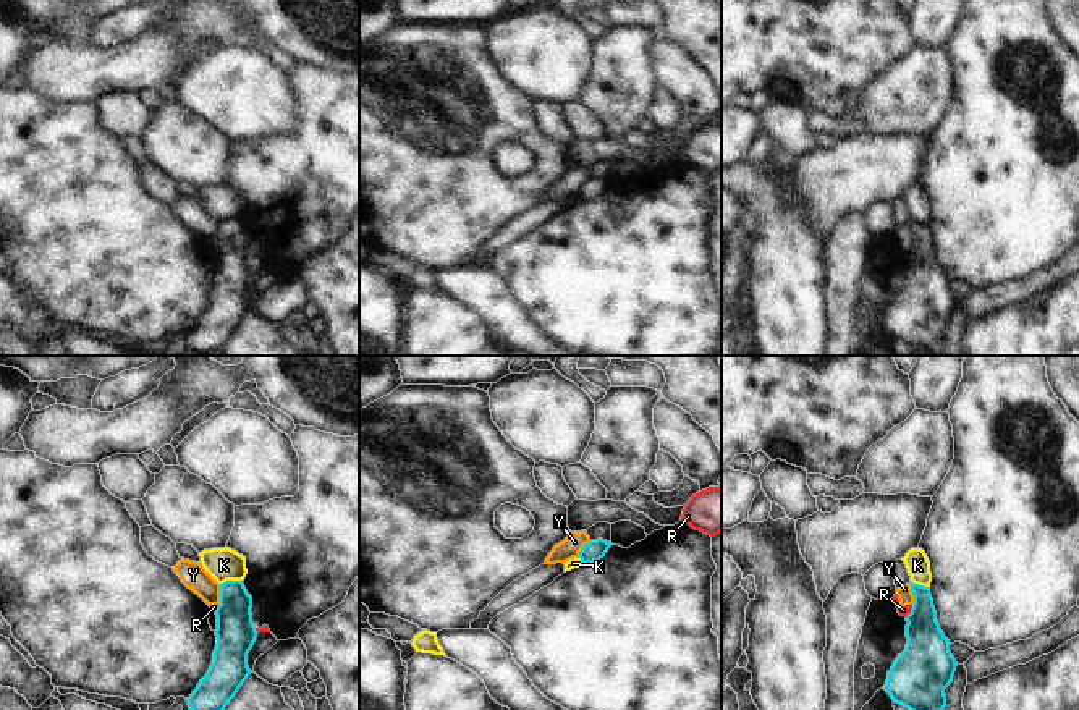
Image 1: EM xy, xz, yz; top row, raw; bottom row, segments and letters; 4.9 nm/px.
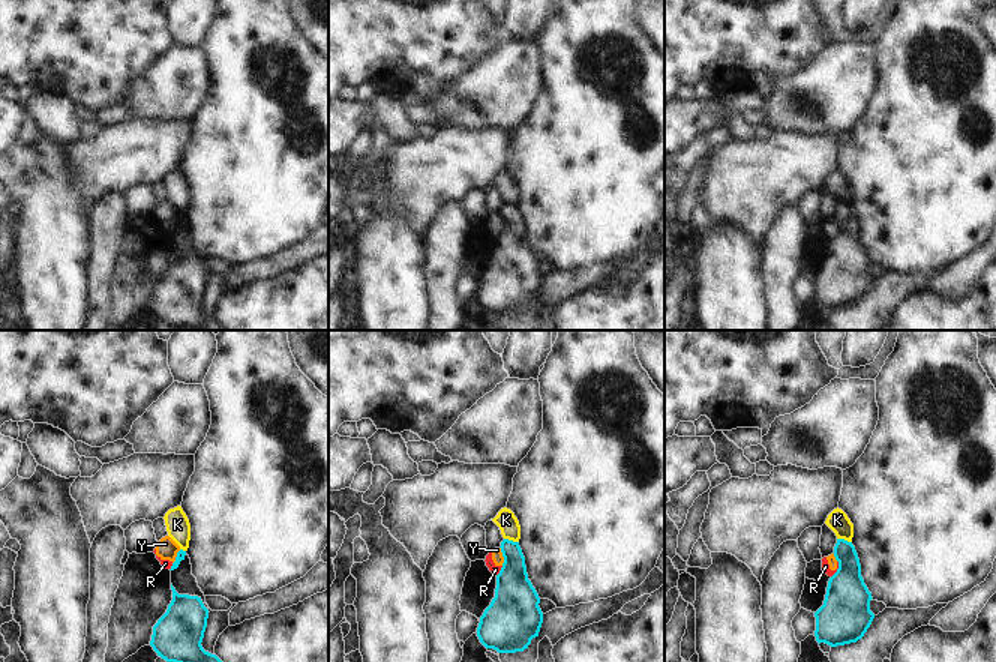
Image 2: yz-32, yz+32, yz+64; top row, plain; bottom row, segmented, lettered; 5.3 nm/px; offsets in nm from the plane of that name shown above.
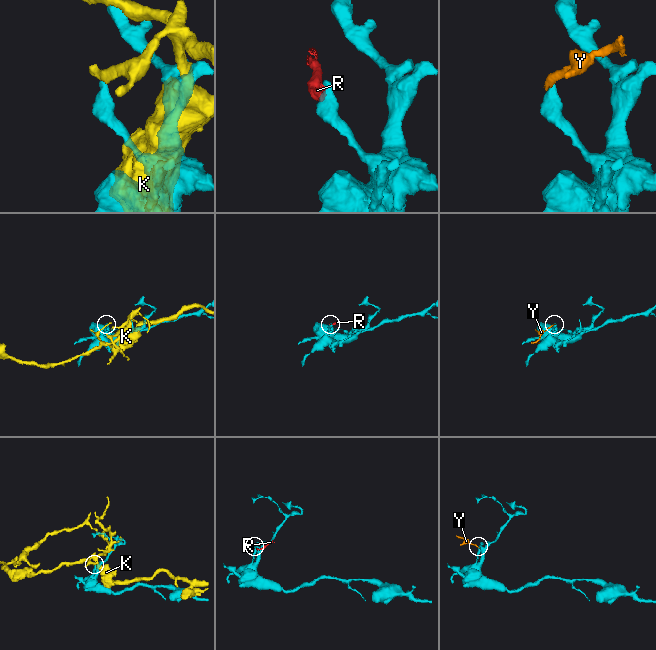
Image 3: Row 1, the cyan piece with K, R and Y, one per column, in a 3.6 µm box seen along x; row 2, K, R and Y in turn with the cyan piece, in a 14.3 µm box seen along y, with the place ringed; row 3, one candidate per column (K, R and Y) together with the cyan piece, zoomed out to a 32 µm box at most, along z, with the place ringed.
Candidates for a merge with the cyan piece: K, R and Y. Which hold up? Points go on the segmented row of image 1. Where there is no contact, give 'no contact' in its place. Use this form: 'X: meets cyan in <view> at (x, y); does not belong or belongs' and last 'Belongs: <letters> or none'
K: meets cyan in xy at (230, 581); does not belong
R: meets cyan in yz at (911, 612); does not belong
Y: meets cyan in yz at (913, 592); does not belong
Belongs: none

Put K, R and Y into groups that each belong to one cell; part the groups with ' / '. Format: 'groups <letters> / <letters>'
groups K / R Y

